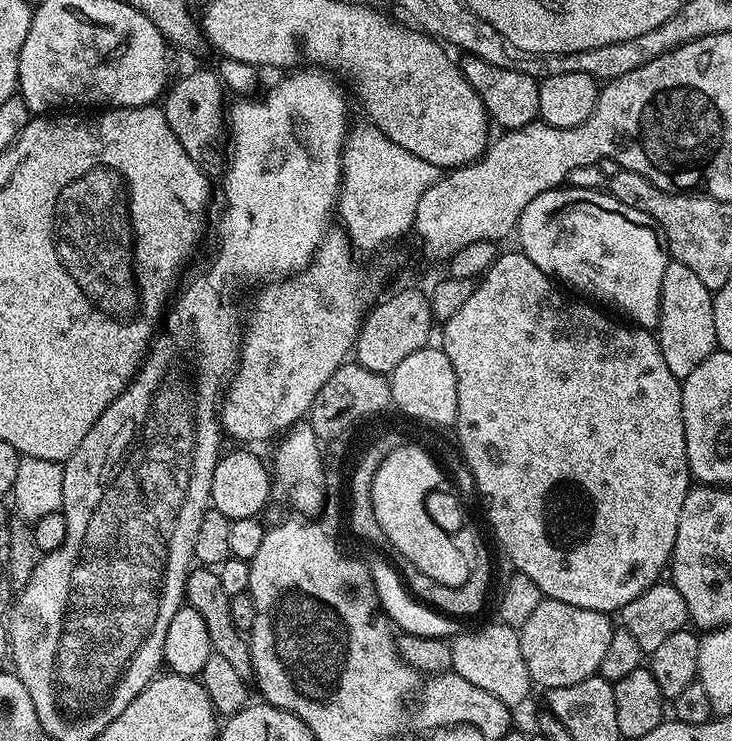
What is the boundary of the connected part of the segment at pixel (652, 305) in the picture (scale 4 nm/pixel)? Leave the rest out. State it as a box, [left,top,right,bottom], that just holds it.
[518,186,670,330]

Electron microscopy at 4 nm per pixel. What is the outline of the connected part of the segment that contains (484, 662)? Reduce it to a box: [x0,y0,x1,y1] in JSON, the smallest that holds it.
[451,622,534,706]

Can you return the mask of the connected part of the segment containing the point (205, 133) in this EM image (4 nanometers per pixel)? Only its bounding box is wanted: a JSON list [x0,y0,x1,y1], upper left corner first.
[162,68,226,165]

